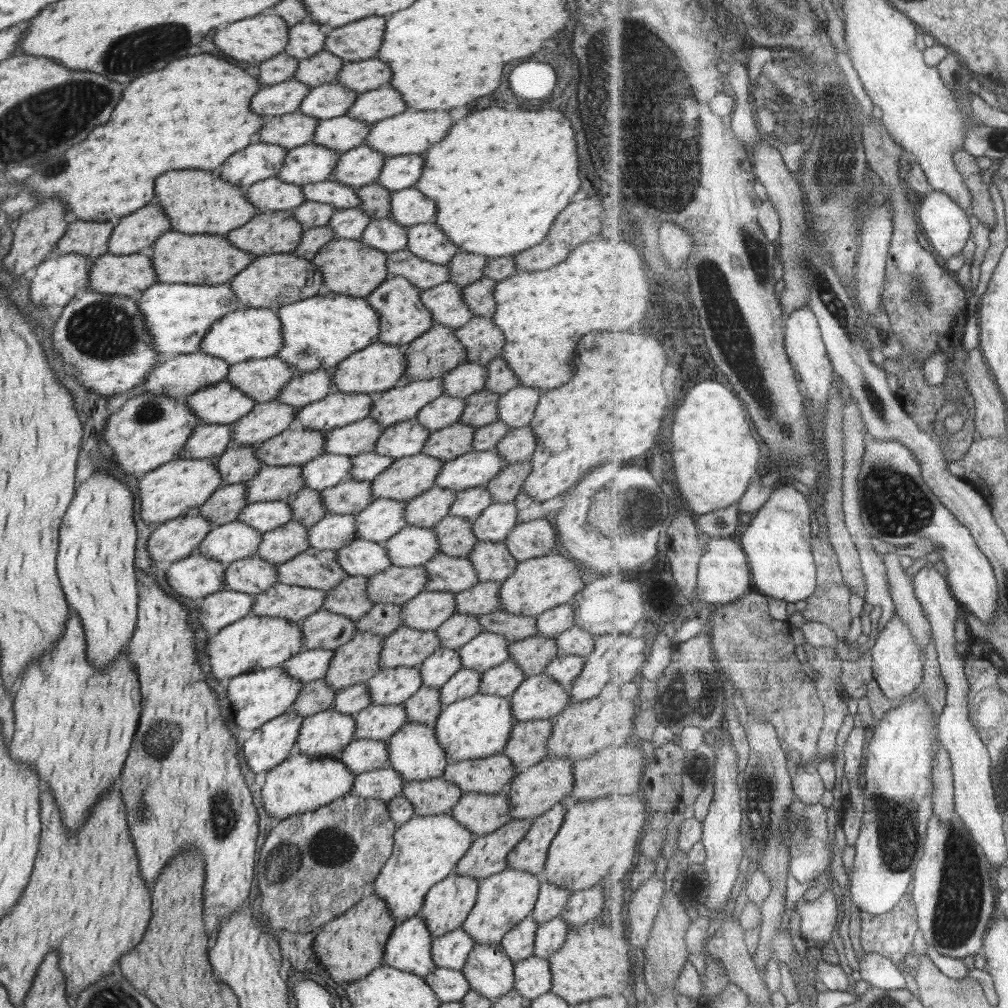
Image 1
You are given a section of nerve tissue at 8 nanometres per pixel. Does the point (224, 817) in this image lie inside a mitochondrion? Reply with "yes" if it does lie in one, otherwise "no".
yes

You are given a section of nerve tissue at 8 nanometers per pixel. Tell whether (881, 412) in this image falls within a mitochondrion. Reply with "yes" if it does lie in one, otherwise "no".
yes

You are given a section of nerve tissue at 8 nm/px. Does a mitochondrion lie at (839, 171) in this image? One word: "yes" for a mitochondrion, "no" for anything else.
yes

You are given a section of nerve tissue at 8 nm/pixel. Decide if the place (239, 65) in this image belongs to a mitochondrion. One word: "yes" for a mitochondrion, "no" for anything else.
no

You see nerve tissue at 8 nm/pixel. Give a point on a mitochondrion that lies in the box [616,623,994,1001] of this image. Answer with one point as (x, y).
(959, 906)

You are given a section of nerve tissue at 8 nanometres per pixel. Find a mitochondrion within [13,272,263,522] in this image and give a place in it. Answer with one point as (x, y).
(106, 329)

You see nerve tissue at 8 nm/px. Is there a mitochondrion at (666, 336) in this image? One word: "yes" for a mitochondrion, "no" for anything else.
no

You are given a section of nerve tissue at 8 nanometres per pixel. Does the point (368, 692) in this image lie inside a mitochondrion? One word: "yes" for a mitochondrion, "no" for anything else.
no

